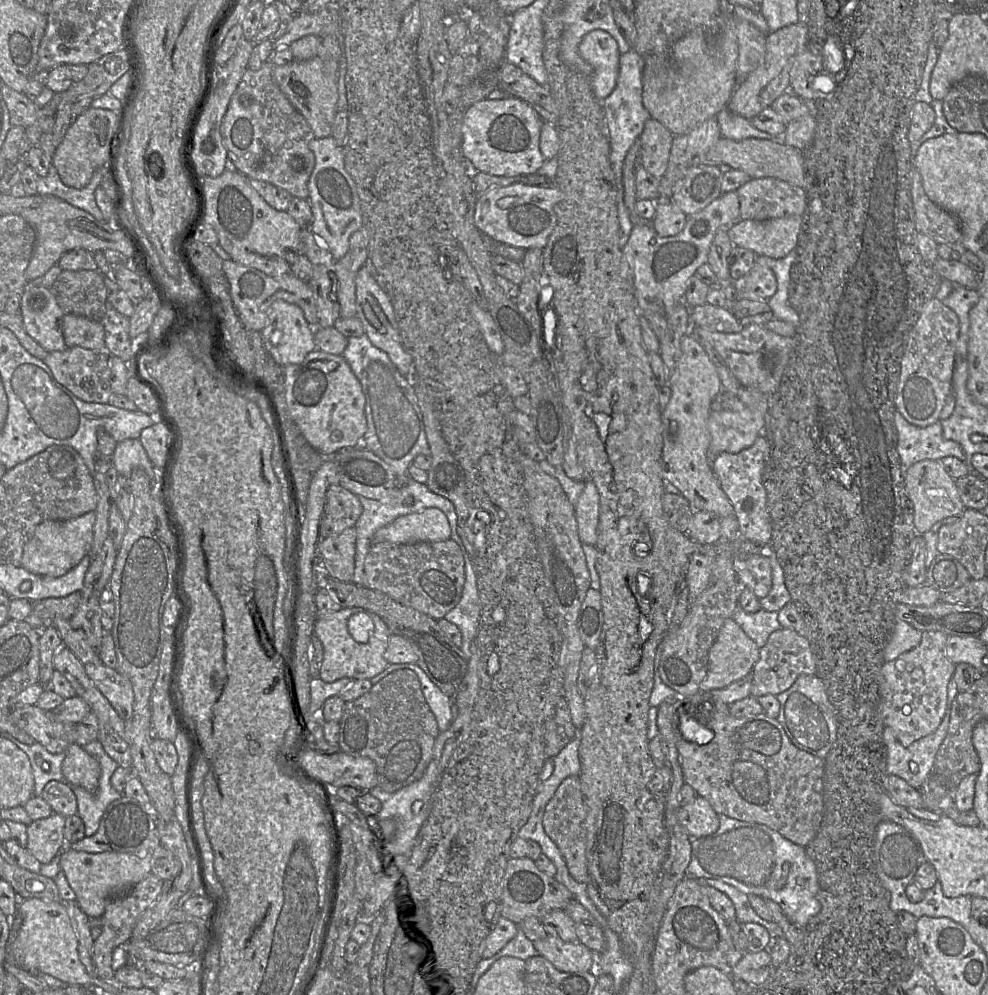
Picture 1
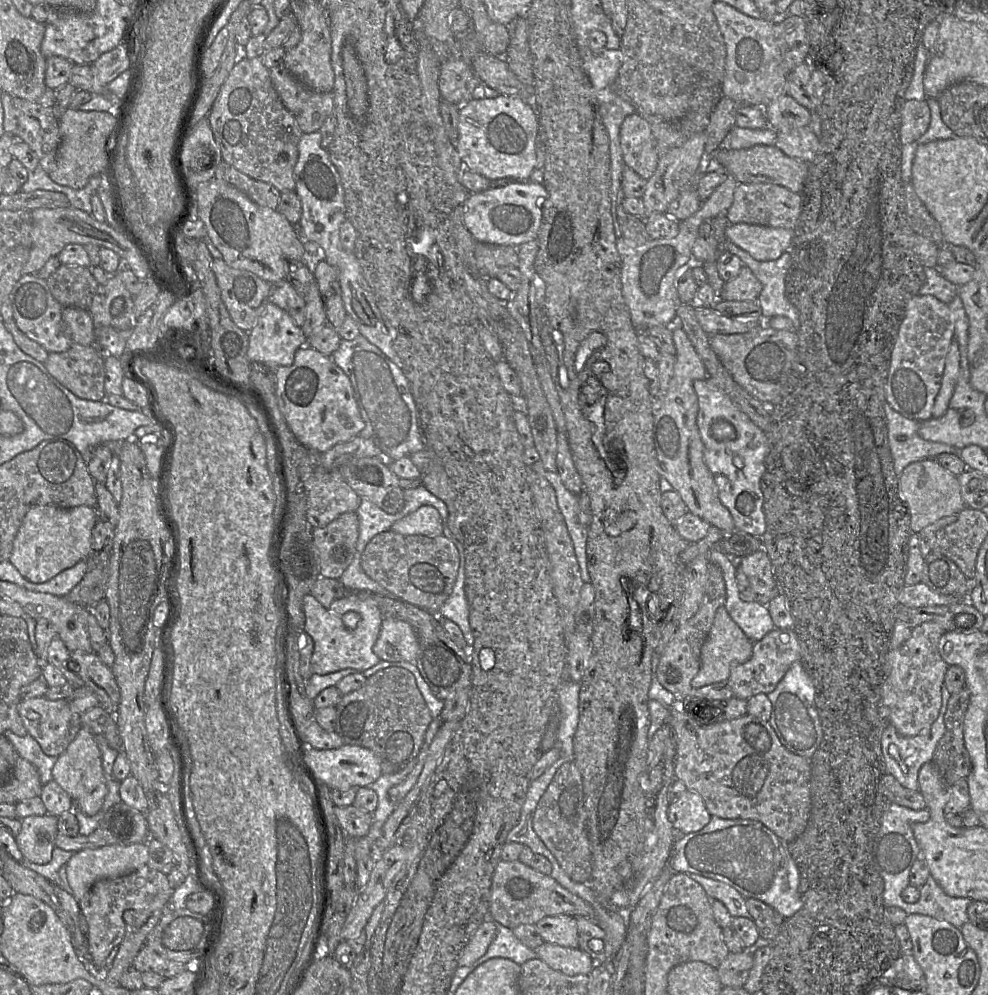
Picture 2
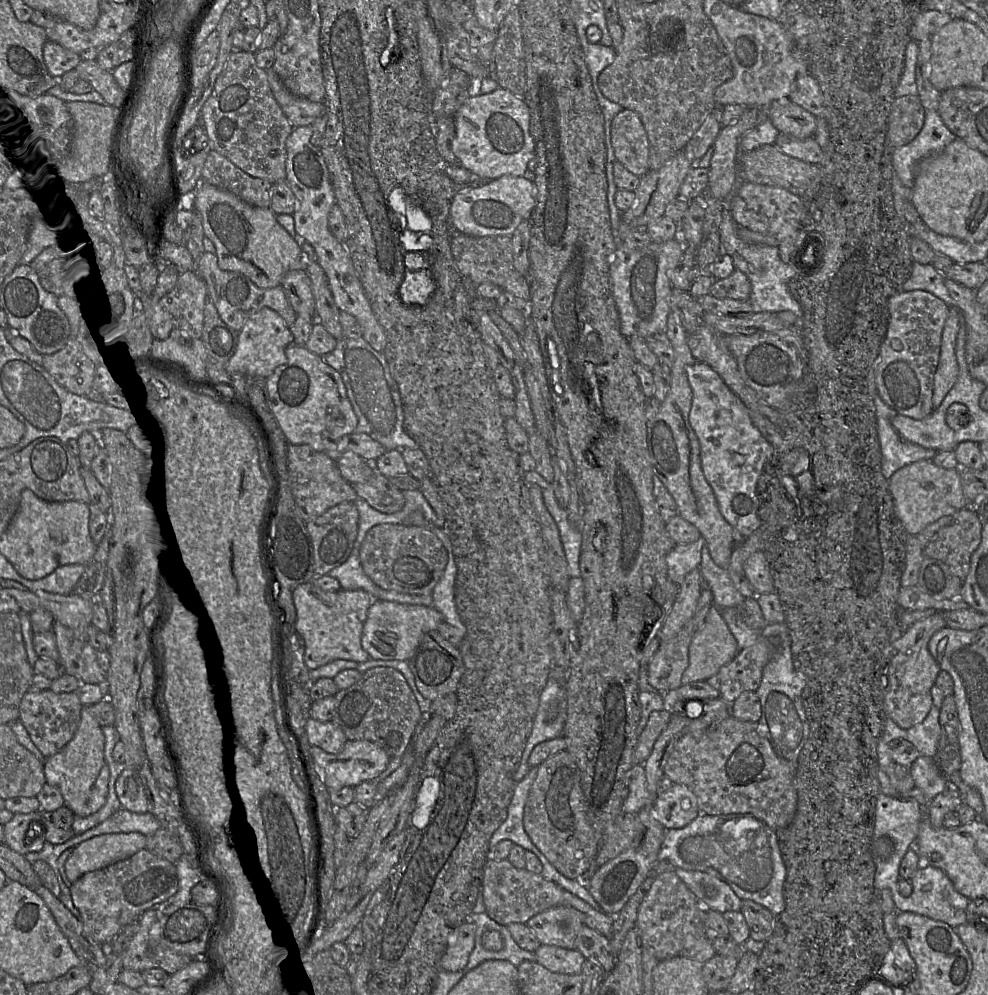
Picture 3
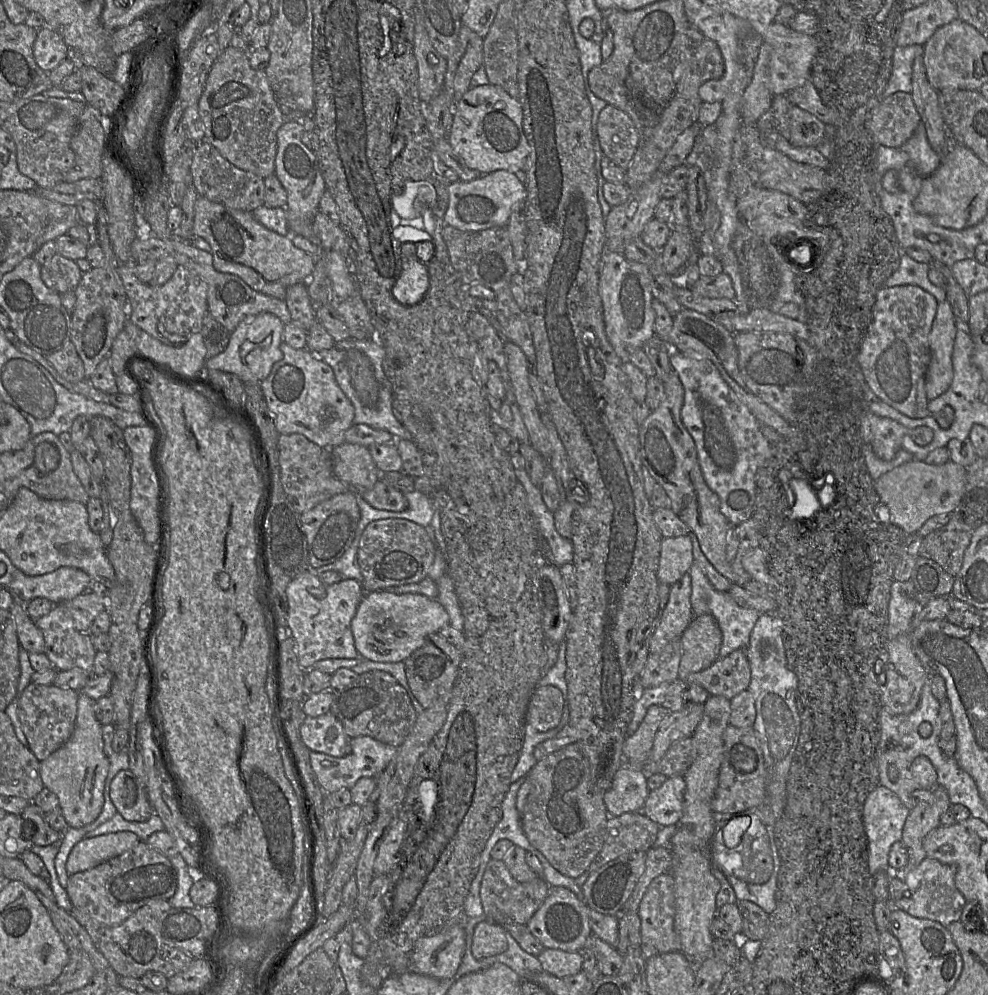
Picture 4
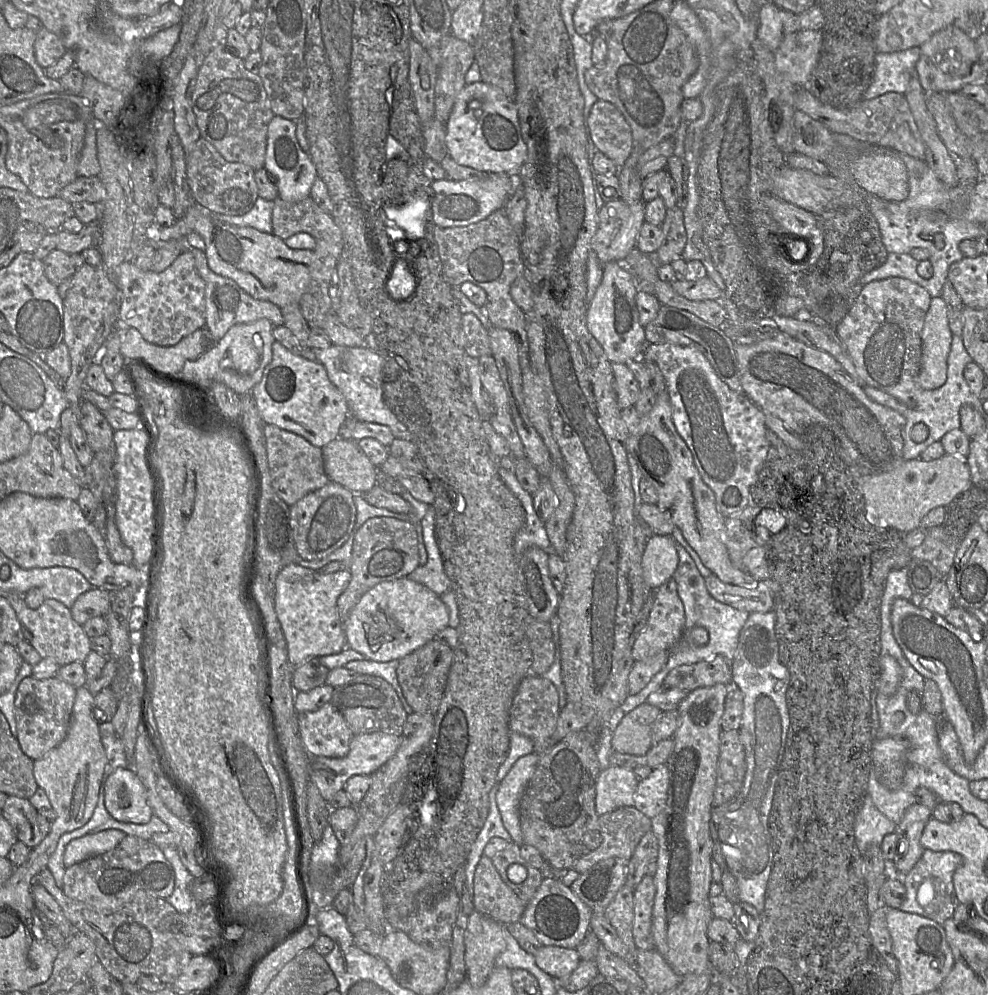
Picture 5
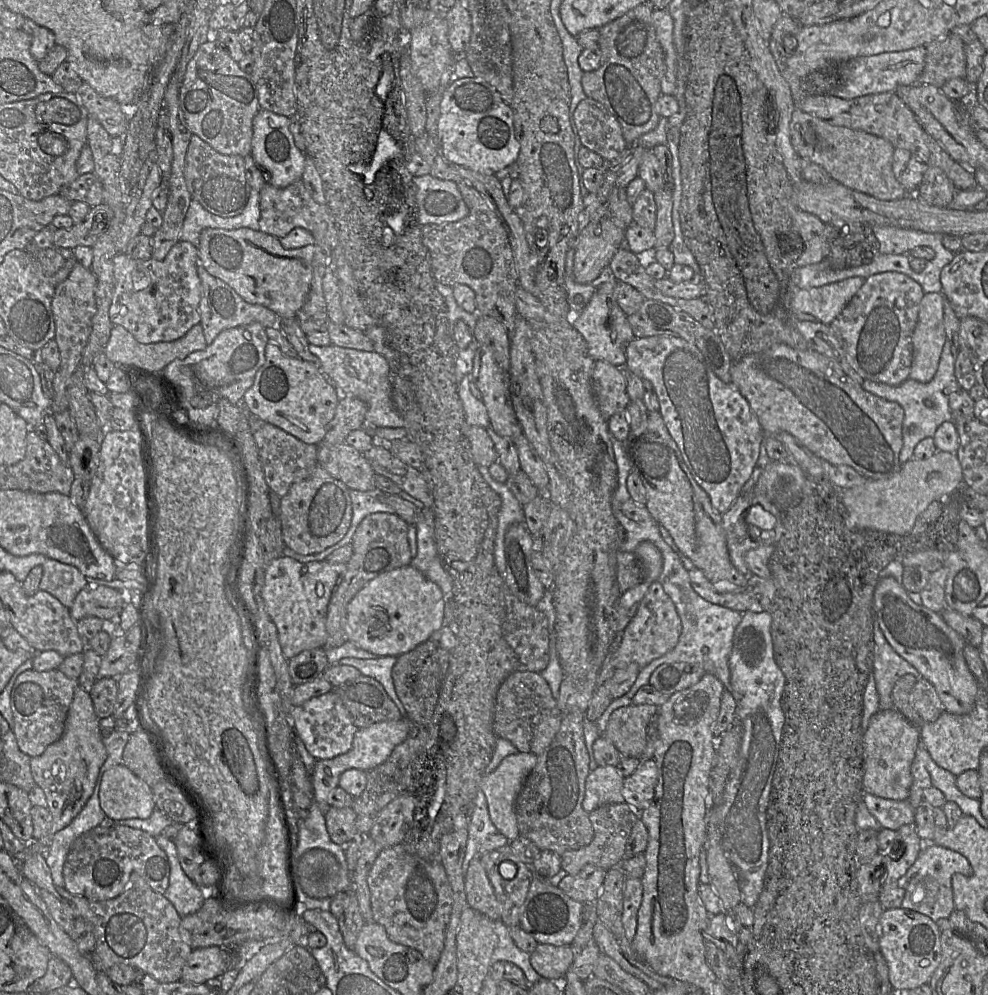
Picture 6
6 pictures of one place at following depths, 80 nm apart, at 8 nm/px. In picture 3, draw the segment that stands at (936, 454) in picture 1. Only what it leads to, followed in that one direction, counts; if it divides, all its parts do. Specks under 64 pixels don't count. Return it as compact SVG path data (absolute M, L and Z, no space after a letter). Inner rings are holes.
M877 395L878 435L882 451L882 473L888 479L898 469L920 460L932 460L938 451L905 440L891 420L898 414Z

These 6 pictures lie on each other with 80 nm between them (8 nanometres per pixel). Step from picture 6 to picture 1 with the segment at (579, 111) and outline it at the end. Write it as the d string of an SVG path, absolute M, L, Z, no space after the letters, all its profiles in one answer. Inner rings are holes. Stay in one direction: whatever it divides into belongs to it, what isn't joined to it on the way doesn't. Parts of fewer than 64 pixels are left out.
M649 119L638 138L641 166L652 176L660 178L668 167L674 136L660 122Z

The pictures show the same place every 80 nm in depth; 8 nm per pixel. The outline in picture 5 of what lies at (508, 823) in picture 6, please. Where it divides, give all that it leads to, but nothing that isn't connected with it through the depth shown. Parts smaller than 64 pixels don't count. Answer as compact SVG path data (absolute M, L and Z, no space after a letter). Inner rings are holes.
M539 754L520 757L500 780L495 798L504 827L517 845L524 843L520 820L520 802L526 786L536 769Z

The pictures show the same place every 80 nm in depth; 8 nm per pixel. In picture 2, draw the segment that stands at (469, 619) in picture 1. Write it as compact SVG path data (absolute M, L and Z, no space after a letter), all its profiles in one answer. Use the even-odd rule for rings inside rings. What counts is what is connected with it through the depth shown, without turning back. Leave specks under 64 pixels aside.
M456 541L454 544L459 552L459 570L456 583L450 596L440 606L437 613L440 617L447 618L458 625L466 642L467 650L471 648L474 637L469 624L469 606L464 591L465 560L464 548Z

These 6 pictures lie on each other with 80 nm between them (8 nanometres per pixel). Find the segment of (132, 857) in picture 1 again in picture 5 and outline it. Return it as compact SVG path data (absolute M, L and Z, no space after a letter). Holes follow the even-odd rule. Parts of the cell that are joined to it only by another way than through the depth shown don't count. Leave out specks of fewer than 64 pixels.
M108 829L71 840L63 856L65 868L114 849L126 836L121 830Z

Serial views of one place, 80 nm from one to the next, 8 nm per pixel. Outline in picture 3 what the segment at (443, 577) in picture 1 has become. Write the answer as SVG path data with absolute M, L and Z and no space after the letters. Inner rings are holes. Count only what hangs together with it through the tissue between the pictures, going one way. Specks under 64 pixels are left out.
M378 524L366 534L360 548L360 561L365 574L378 586L406 594L432 594L448 563L448 553L442 541L432 532L432 526Z

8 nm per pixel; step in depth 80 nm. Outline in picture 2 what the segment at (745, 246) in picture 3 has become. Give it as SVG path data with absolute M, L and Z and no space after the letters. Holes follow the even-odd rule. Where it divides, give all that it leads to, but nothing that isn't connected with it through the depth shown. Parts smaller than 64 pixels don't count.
M727 239L724 242L724 250L738 256L743 265L751 269L761 282L763 287L757 301L764 320L773 316L786 316L791 319L794 328L798 329L798 309L785 293L785 278L791 268L791 254L786 251L776 260L760 261Z

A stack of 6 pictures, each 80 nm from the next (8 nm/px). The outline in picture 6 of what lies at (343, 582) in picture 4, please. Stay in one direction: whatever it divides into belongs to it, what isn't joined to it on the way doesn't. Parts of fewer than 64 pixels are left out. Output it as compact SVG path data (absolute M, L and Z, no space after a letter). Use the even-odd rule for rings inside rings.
M281 556L265 571L262 599L265 610L277 627L278 639L286 659L304 650L323 648L326 638L326 615L331 595L346 572L346 564L325 560L302 563Z

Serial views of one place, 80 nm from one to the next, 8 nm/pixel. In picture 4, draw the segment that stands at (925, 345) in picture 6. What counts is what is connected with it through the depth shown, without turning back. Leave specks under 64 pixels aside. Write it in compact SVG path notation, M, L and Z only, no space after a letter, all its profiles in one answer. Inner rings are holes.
M948 301L939 302L929 335L931 361L925 377L929 400L946 392L953 381L953 349L957 333L957 319Z

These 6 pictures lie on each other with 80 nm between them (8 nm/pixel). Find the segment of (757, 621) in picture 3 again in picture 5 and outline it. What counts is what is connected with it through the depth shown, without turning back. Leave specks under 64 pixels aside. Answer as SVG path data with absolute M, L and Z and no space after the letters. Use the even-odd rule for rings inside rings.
M676 544L676 549L679 564L672 579L676 582L678 595L684 605L686 630L697 626L704 627L709 633L709 641L705 646L700 647L687 645L673 647L668 651L667 667L694 664L704 660L709 661L718 656L732 661L738 646L740 631L749 617L749 612L738 610L713 598L705 586L704 577L697 569L690 555L678 544Z

